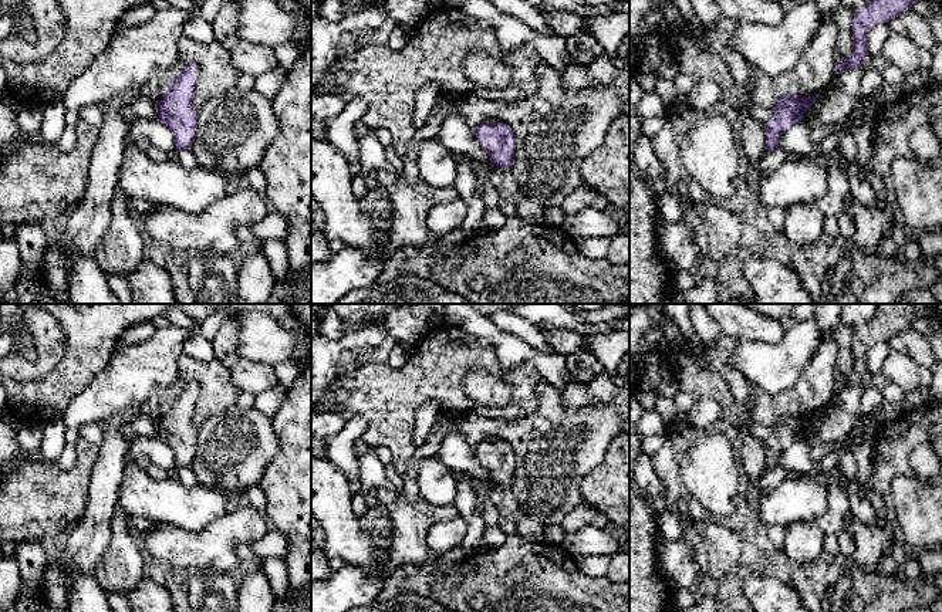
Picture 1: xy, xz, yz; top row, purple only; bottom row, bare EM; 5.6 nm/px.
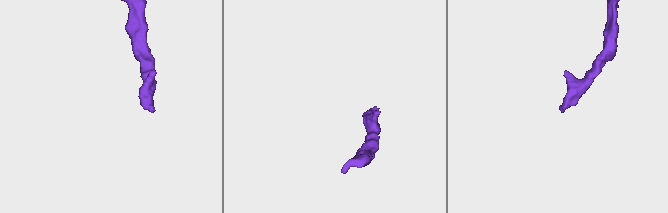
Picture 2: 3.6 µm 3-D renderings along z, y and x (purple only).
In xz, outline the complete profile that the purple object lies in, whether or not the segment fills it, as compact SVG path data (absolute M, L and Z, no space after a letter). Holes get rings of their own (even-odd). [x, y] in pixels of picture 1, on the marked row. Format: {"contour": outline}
{"contour": "M482 122L476 129L477 142L490 156L490 166L511 169L514 163L516 136L503 122Z"}

